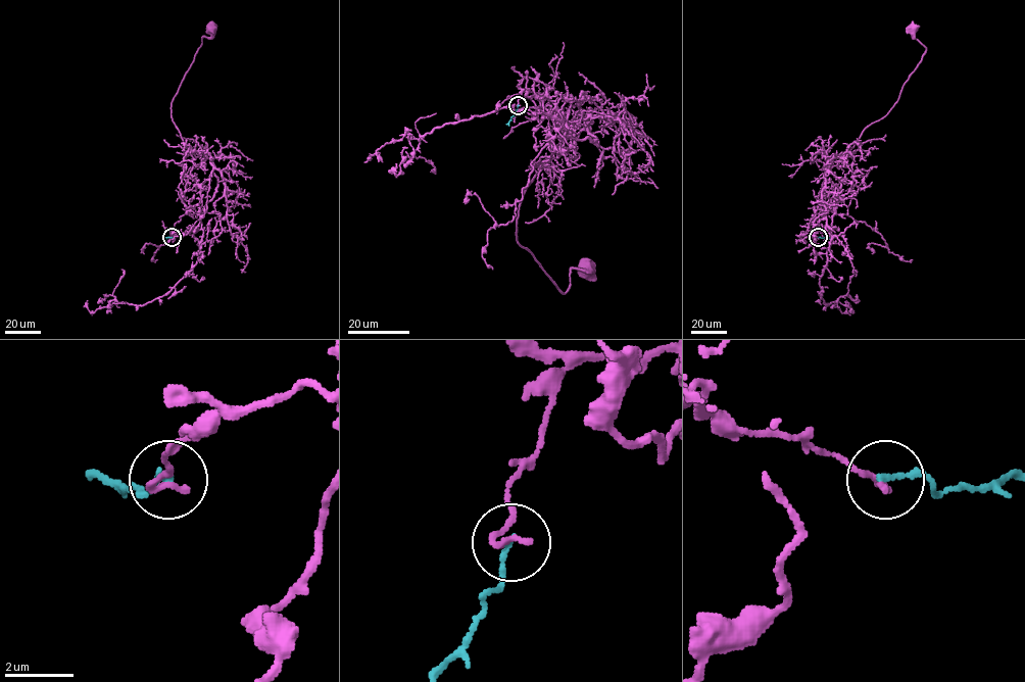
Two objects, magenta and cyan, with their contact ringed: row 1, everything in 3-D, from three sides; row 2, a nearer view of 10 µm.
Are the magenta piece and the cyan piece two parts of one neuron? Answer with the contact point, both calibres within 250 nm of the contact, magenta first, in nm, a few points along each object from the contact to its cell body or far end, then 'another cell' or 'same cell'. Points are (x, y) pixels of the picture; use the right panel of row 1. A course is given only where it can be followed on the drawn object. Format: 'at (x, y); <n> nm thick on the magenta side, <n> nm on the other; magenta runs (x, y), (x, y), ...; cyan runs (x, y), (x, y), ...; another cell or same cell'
at (818, 237); 240 nm thick on the magenta side, 180 nm on the other; magenta runs (818, 237), (803, 234), (817, 209), (825, 164), (847, 152), (867, 127), (884, 116), (926, 50), (910, 29); cyan runs (818, 237), (830, 238); another cell

